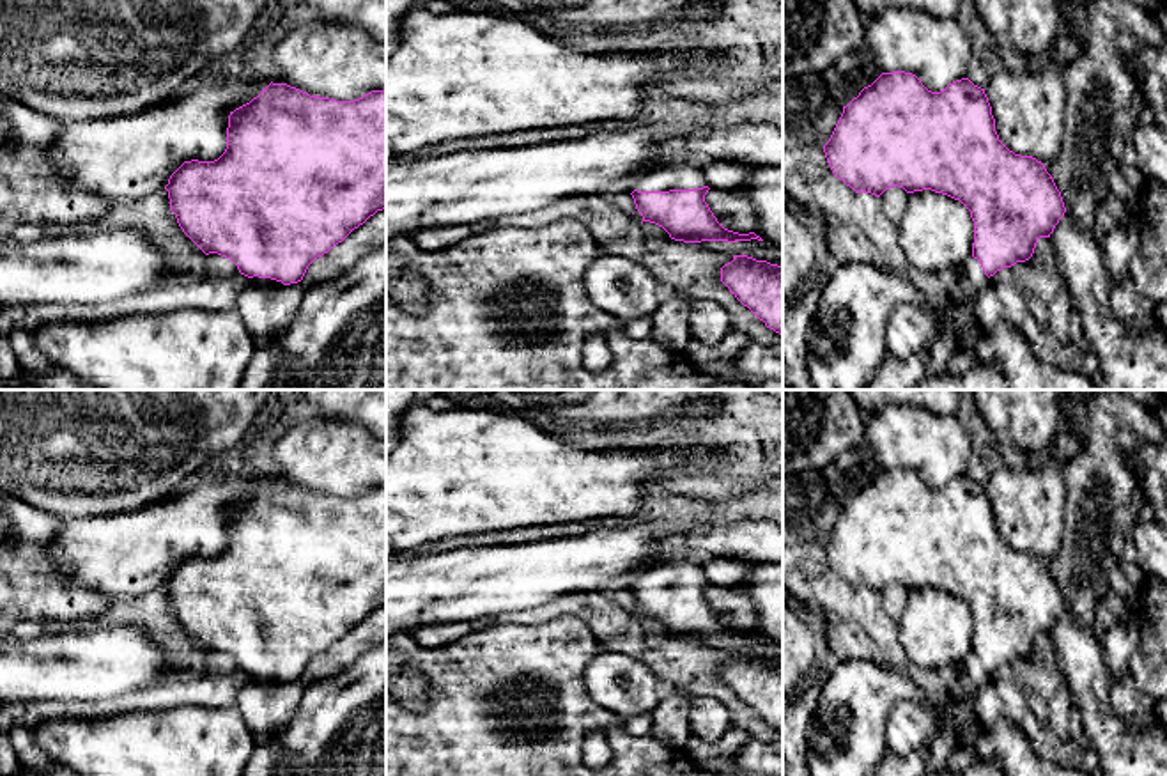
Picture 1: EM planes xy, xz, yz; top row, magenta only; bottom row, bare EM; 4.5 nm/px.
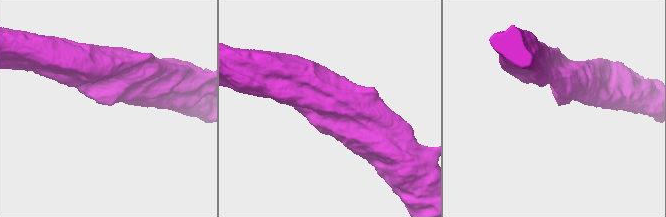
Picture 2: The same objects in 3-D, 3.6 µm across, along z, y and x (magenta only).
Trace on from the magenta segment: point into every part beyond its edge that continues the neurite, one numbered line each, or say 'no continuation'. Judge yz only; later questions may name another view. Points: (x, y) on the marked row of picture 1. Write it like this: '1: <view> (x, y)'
1: yz (971, 280)

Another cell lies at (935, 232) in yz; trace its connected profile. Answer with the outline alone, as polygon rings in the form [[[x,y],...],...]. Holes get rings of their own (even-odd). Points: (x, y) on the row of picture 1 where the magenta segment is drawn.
[[[931,190],[908,193],[898,225],[898,246],[912,266],[942,275],[958,271],[972,255],[974,221],[970,211]]]

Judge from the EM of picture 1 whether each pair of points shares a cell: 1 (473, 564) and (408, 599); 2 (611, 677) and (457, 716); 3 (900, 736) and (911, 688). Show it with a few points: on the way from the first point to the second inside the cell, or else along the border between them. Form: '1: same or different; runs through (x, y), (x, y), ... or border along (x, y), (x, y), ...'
1: same; runs through (457, 580), (447, 589), (424, 590)
2: different; border along (602, 649), (585, 668), (583, 686), (615, 713)
3: different; border along (937, 729), (921, 704), (900, 700), (882, 734)

